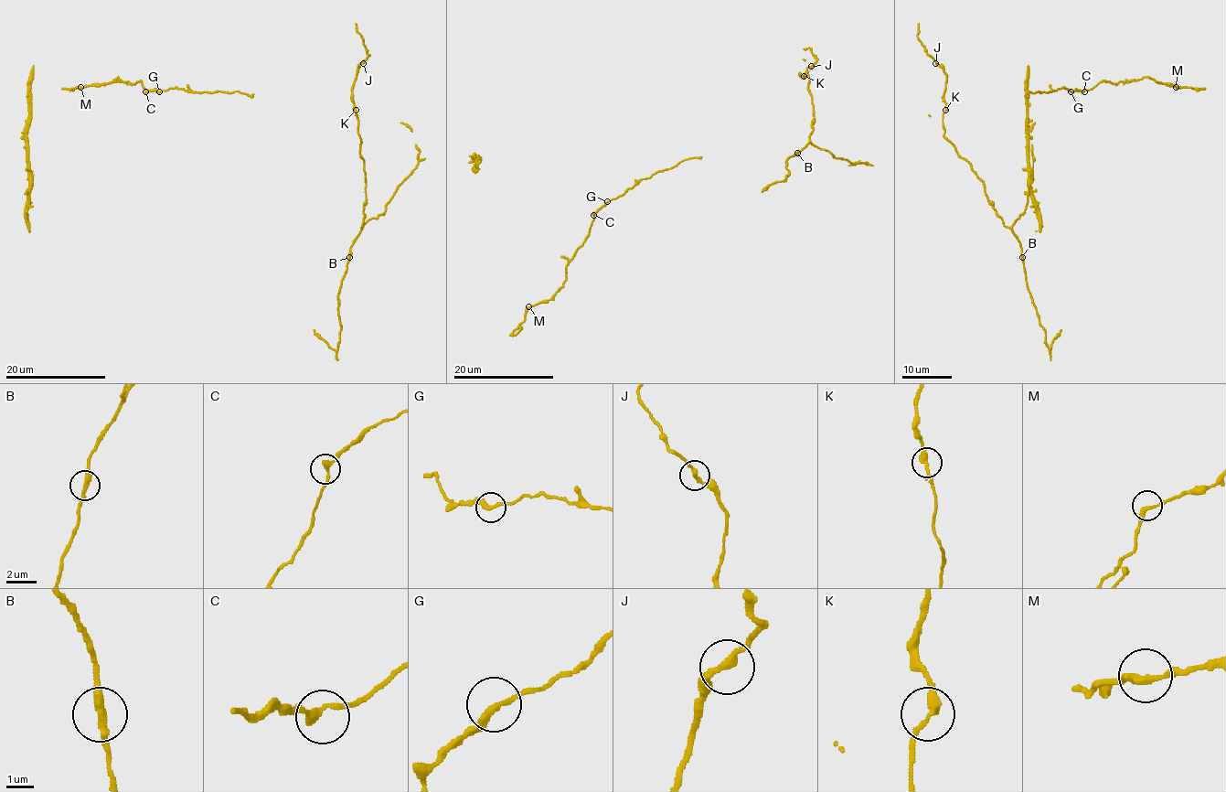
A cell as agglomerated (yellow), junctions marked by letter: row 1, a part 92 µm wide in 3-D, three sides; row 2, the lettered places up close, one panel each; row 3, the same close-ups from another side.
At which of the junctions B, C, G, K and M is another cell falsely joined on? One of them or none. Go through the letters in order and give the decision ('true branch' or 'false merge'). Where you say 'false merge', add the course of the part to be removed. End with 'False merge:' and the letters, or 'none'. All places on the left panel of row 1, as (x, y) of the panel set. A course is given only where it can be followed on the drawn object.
B: true branch
C: true branch
G: true branch
K: true branch
M: true branch
False merge: none

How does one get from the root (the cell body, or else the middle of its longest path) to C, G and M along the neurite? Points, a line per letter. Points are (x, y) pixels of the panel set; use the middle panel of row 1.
C: (702, 156), (685, 159), (669, 169), (641, 178), (623, 194), (607, 201), (593, 215)
G: (702, 156), (685, 159), (669, 169), (655, 171), (607, 201)
M: (702, 156), (655, 171), (607, 201), (566, 268), (563, 285), (549, 300), (528, 306)

